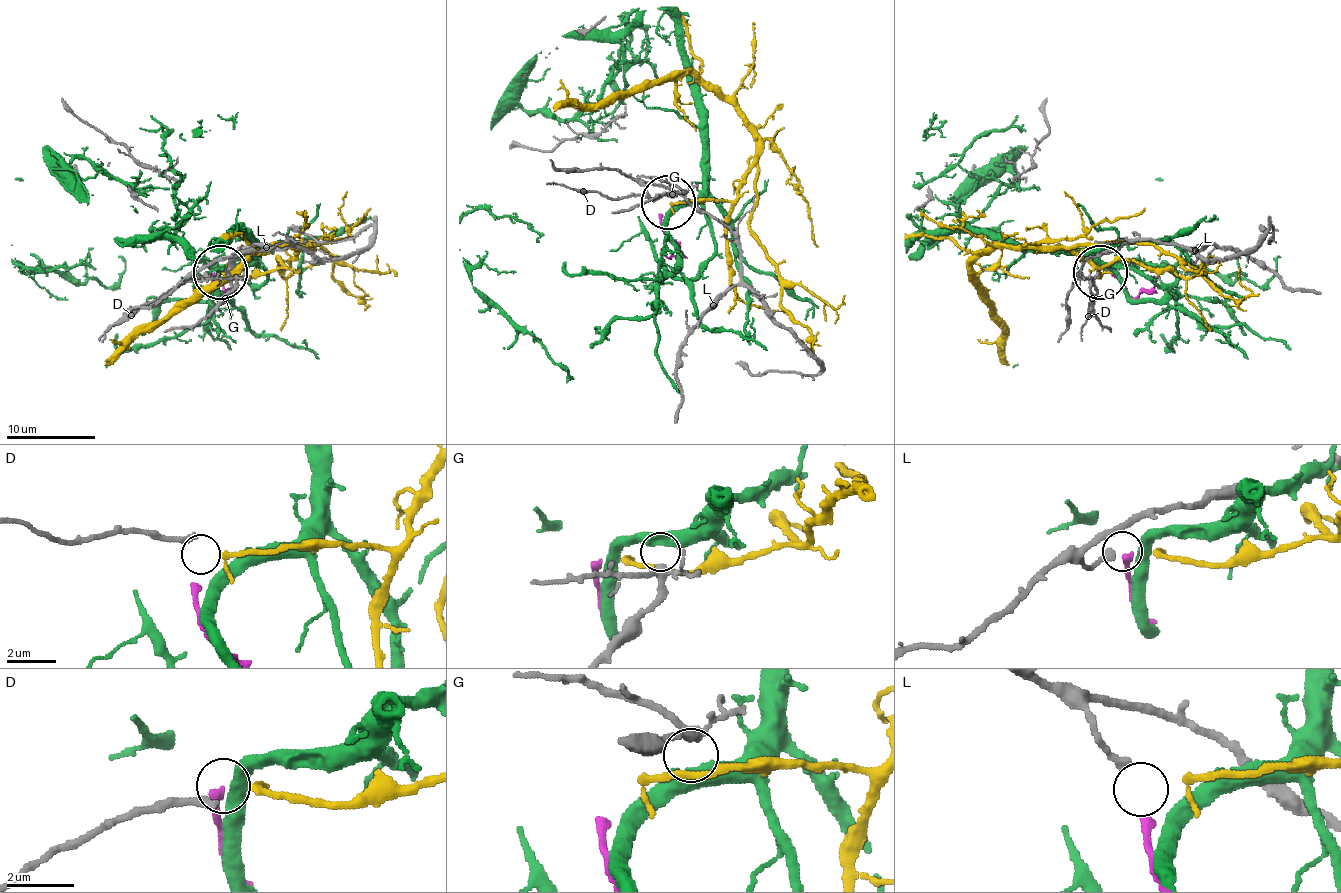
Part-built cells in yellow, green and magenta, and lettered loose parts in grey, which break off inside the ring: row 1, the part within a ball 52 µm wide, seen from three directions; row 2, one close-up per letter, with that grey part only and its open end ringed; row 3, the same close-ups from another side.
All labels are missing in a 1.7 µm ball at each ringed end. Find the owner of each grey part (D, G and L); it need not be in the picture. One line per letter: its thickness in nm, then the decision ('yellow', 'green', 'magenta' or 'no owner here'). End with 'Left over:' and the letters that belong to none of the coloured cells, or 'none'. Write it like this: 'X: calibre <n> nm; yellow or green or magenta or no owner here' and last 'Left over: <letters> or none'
D: calibre 240 nm; yellow
G: calibre 240 nm; green
L: calibre 280 nm; magenta
Left over: none

